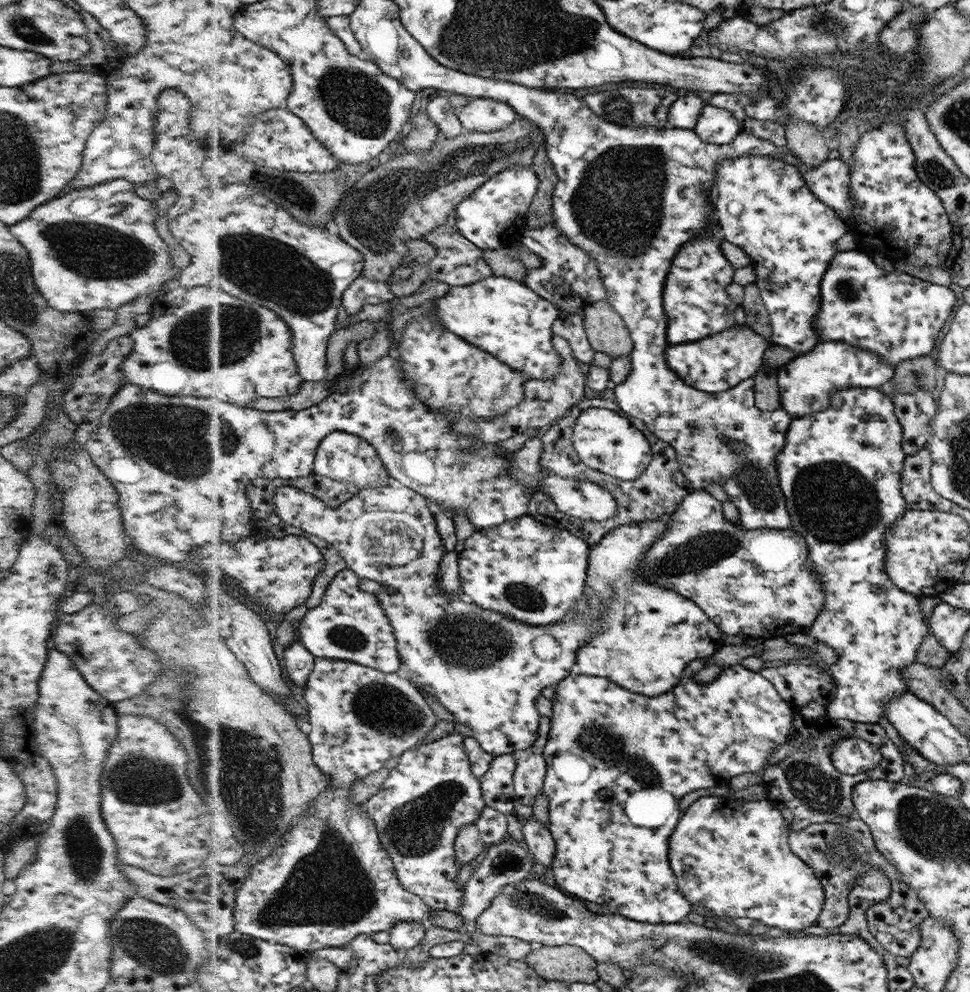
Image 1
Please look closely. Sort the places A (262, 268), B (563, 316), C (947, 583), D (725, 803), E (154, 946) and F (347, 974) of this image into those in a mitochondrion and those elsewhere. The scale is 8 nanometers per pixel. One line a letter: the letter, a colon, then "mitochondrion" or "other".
A: mitochondrion
B: other
C: other
D: other
E: mitochondrion
F: other

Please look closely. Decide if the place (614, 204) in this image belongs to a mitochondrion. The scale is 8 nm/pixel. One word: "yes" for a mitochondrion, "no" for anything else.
yes

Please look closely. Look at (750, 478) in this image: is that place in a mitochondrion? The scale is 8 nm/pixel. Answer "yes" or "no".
yes

